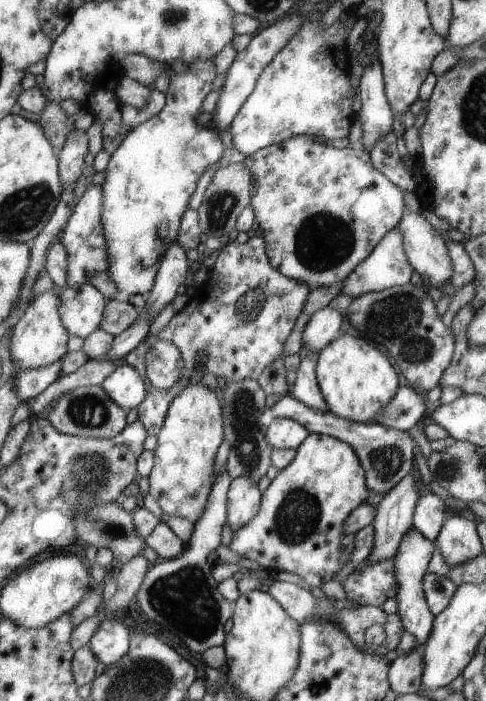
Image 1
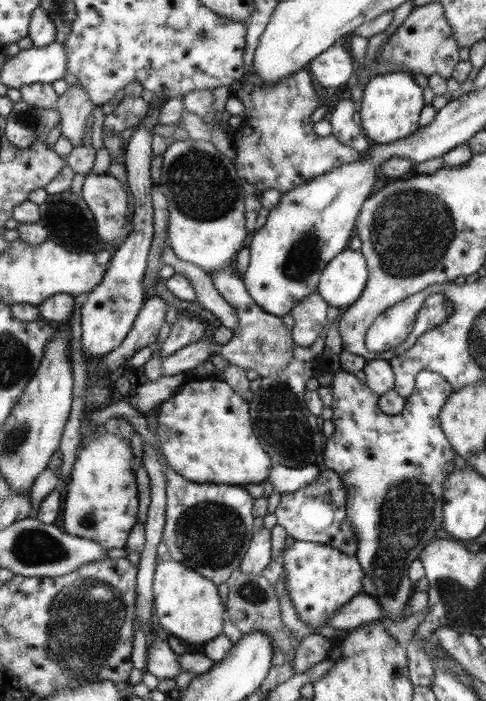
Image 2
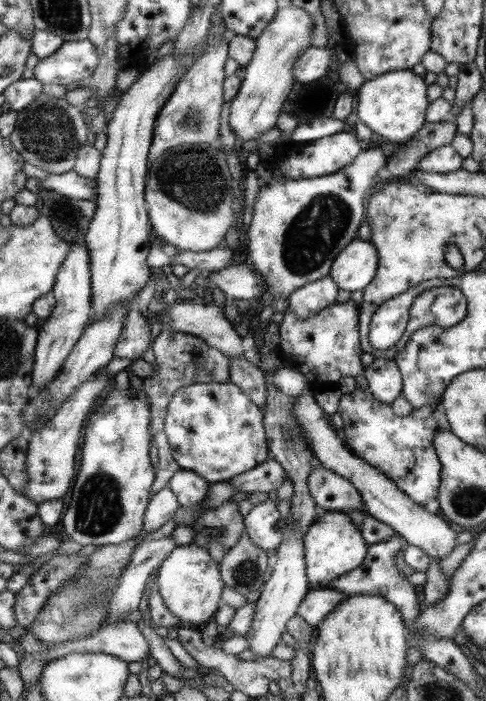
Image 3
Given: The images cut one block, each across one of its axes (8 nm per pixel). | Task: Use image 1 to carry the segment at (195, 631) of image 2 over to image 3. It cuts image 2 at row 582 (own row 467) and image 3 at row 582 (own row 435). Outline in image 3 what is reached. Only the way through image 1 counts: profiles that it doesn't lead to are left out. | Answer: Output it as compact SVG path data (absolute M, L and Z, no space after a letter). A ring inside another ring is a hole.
M196 543L178 545L168 559L162 562L157 576L158 586L166 607L170 608L174 615L180 617L182 625L196 628L208 622L216 614L220 594L225 584L222 584L218 561L210 557L210 552L206 547L200 547Z

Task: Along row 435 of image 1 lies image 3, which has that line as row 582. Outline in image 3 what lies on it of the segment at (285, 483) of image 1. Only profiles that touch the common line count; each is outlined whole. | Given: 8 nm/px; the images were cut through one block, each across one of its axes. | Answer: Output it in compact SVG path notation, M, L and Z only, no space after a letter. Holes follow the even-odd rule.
M328 511L320 519L315 520L304 535L304 548L306 556L306 575L309 576L309 590L328 588L332 579L357 569L365 562L369 545L366 543L360 529L346 513Z

